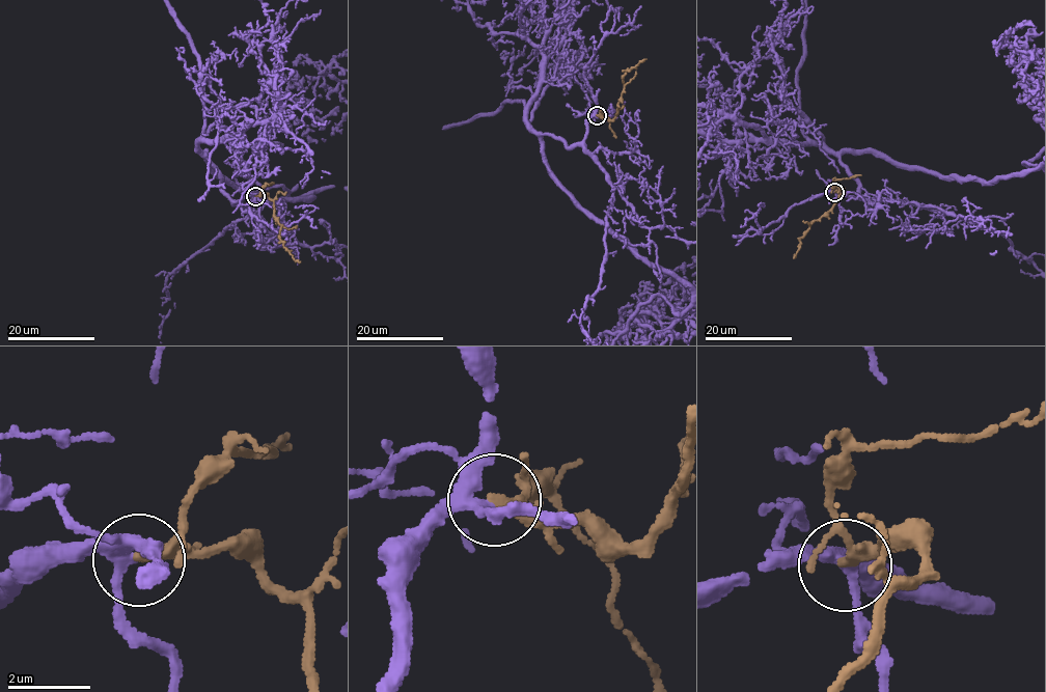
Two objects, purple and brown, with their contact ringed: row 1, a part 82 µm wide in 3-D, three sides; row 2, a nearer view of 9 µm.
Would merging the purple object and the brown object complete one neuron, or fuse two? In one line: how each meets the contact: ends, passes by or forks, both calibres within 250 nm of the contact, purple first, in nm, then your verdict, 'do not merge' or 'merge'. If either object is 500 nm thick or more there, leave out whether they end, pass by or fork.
purple forks | brown passes by | 220/220 nm | merge

